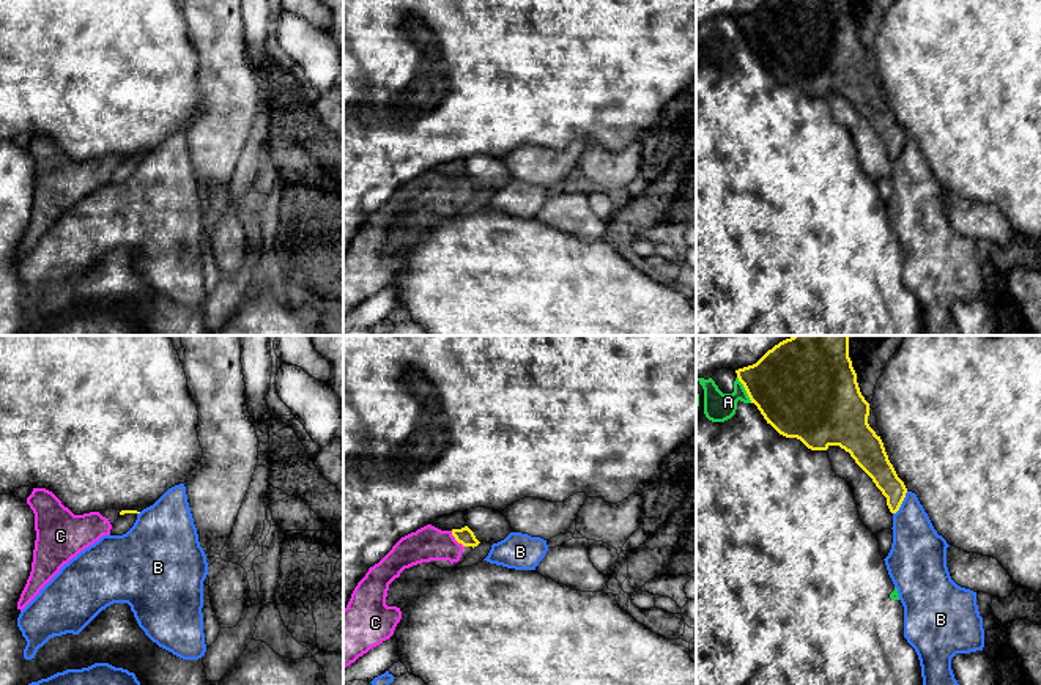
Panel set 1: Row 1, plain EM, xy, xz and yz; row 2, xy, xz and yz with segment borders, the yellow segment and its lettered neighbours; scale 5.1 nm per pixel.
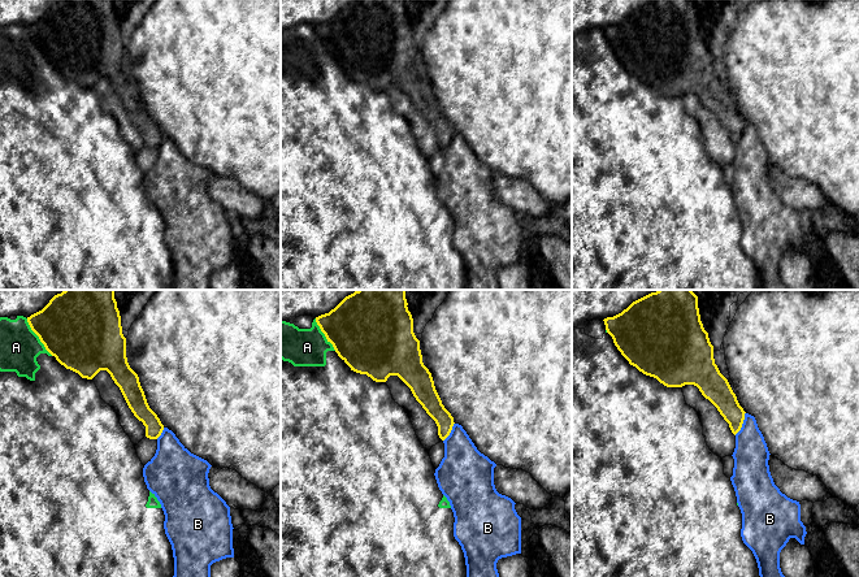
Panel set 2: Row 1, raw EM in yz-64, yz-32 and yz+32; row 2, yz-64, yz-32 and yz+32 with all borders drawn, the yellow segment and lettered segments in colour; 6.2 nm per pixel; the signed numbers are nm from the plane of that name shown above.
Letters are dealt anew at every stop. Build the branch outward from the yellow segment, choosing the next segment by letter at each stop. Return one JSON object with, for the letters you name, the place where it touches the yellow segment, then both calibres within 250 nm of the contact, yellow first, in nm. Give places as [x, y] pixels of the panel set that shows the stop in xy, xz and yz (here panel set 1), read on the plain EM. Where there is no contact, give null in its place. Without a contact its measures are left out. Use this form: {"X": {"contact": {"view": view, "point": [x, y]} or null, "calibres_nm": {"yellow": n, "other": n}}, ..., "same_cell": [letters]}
{"C": {"contact": {"view": "xz", "point": [455, 186]}, "calibres_nm": {"yellow": 90, "other": 180}}, "same_cell": ["C"]}

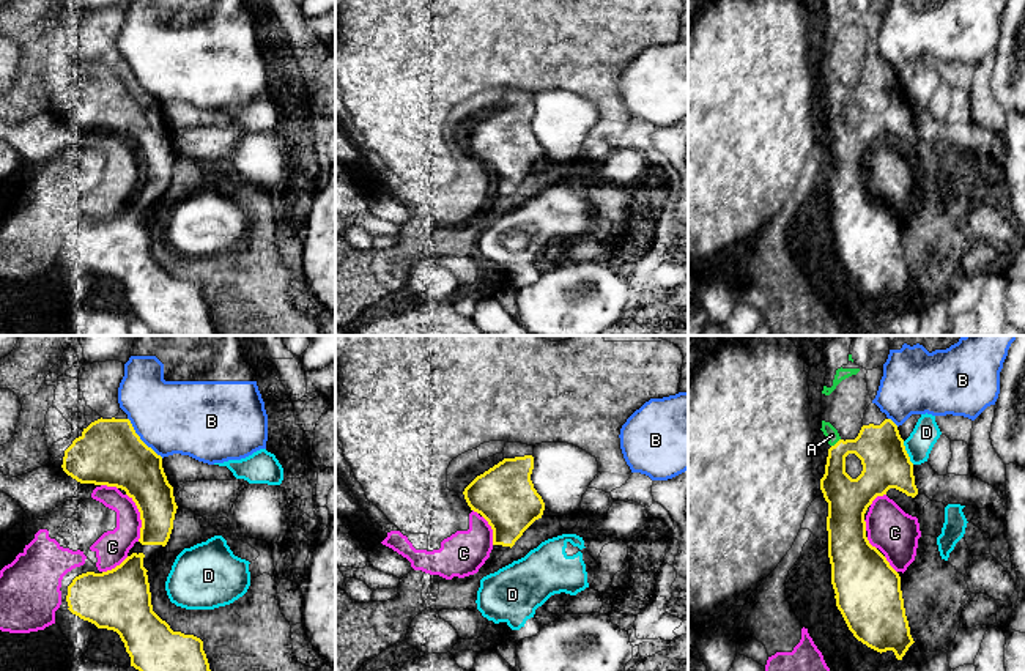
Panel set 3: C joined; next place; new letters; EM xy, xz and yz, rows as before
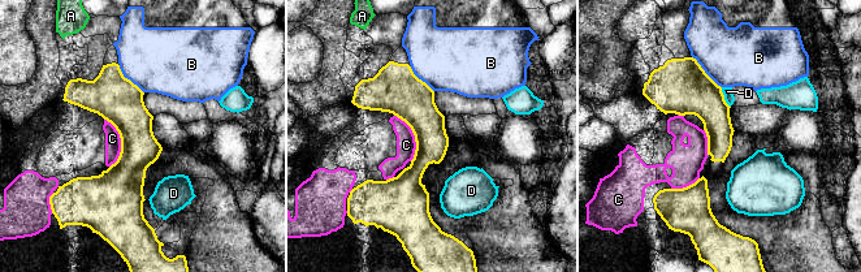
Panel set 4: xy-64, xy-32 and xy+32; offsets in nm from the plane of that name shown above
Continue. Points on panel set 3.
{"A": {"contact": {"view": "yz", "point": [836, 90]}, "calibres_nm": {"yellow": 240, "other": 70}}, "same_cell": ["A"]}

